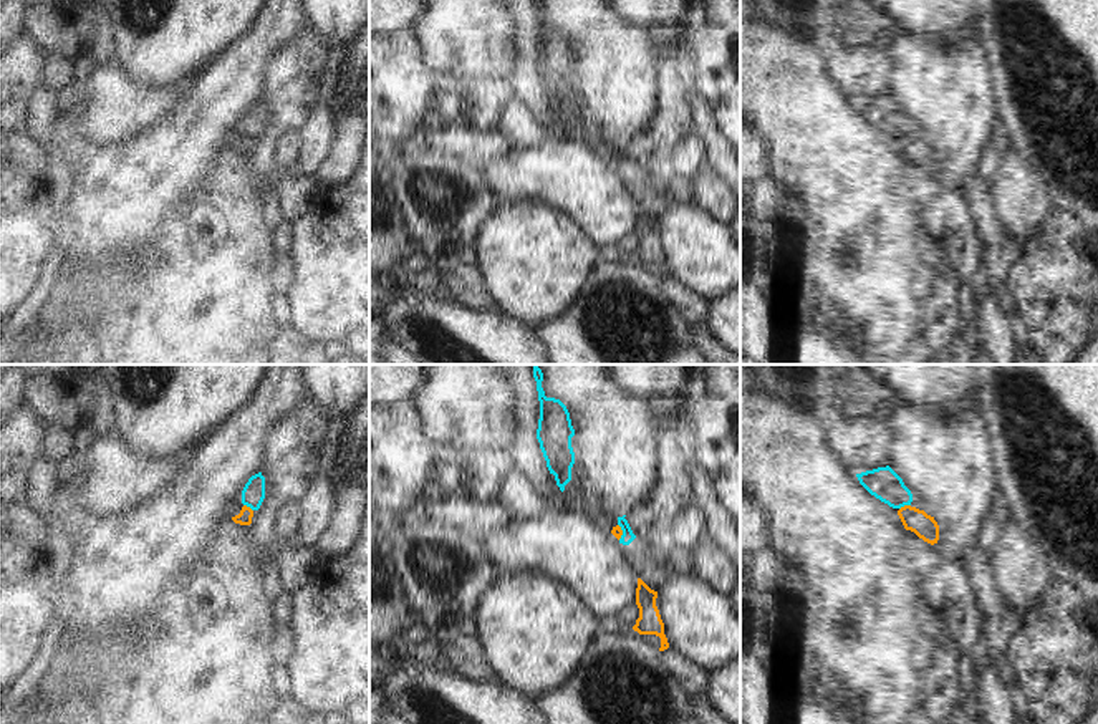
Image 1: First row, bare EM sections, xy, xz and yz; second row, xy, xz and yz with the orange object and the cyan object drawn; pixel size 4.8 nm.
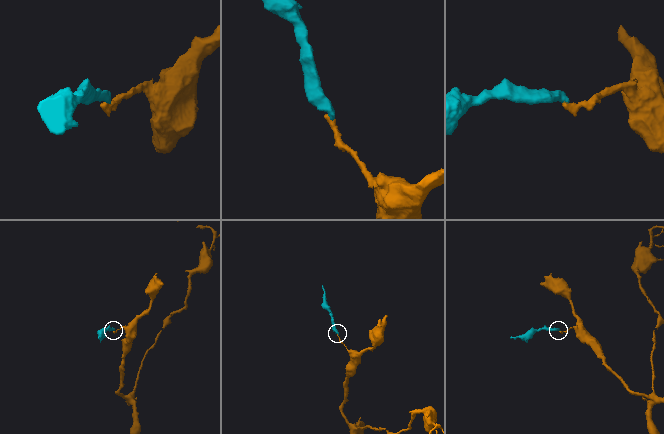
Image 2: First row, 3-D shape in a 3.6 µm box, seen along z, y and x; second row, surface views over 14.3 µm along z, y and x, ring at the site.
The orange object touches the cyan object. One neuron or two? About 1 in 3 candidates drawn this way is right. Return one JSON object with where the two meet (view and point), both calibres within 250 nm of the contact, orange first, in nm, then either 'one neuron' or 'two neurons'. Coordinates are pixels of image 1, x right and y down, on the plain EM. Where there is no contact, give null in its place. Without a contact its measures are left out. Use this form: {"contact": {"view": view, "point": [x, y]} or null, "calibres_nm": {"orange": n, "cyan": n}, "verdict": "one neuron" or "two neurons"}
{"contact": {"view": "yz", "point": [905, 135]}, "calibres_nm": {"orange": 120, "cyan": 160}, "verdict": "two neurons"}

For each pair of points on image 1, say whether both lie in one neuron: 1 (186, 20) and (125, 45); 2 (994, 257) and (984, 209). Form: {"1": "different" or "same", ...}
{"1": "same", "2": "same"}

